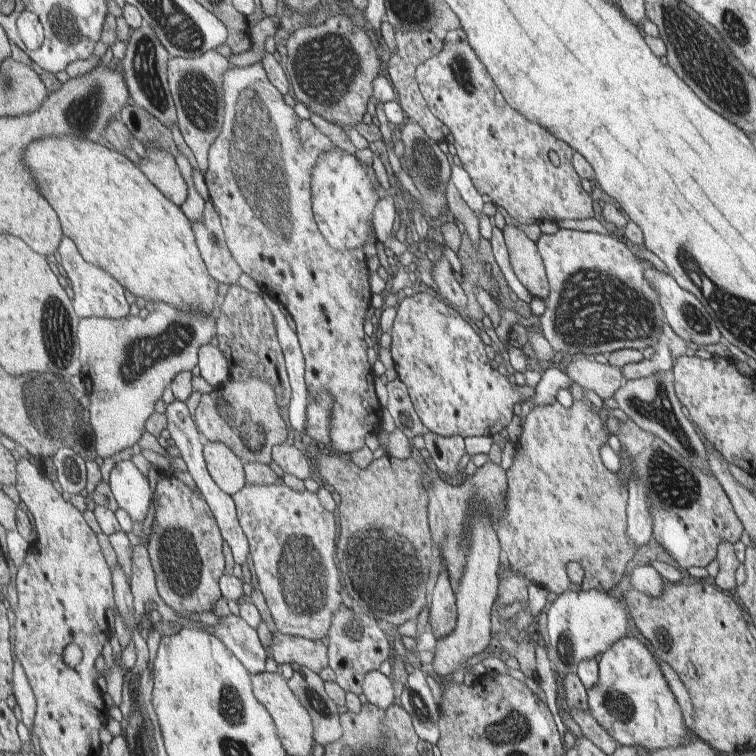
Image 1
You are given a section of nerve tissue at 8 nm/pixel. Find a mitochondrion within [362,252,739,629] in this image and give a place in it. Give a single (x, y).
(593, 311)

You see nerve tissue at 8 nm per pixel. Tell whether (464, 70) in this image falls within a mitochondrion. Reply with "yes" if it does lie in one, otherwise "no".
yes

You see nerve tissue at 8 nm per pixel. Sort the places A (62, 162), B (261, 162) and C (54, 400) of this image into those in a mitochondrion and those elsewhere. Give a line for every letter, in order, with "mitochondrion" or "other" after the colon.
A: other
B: mitochondrion
C: mitochondrion

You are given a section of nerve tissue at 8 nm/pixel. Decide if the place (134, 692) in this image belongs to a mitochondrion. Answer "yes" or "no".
no

